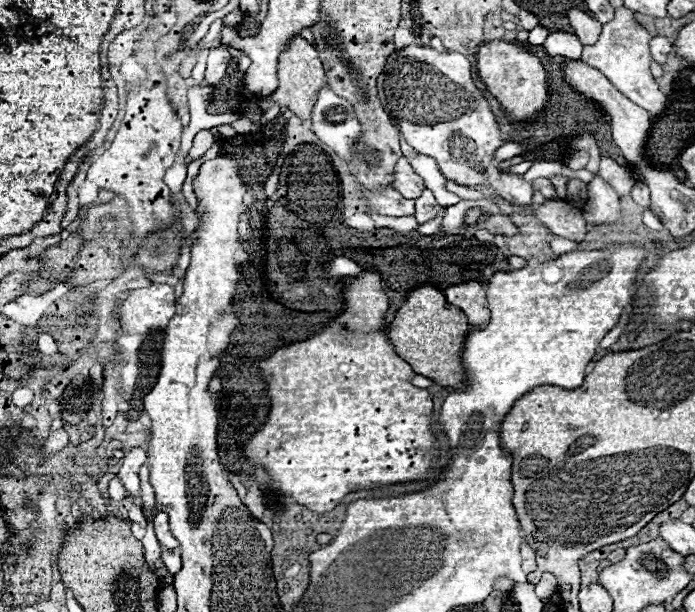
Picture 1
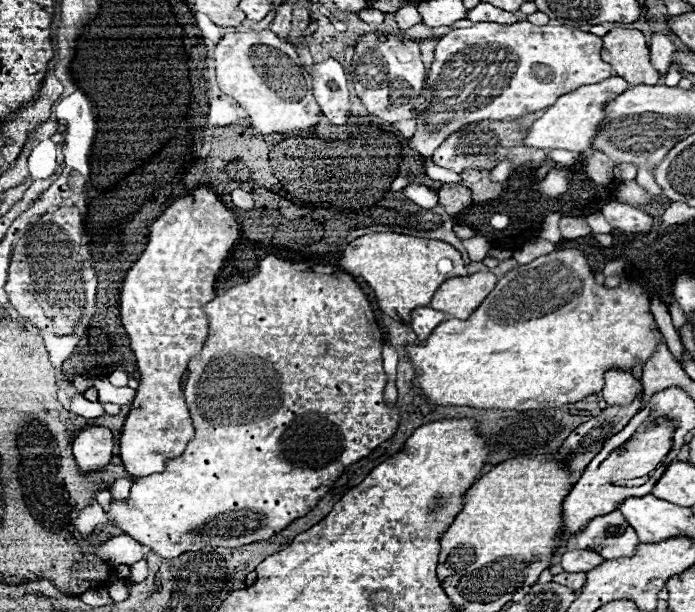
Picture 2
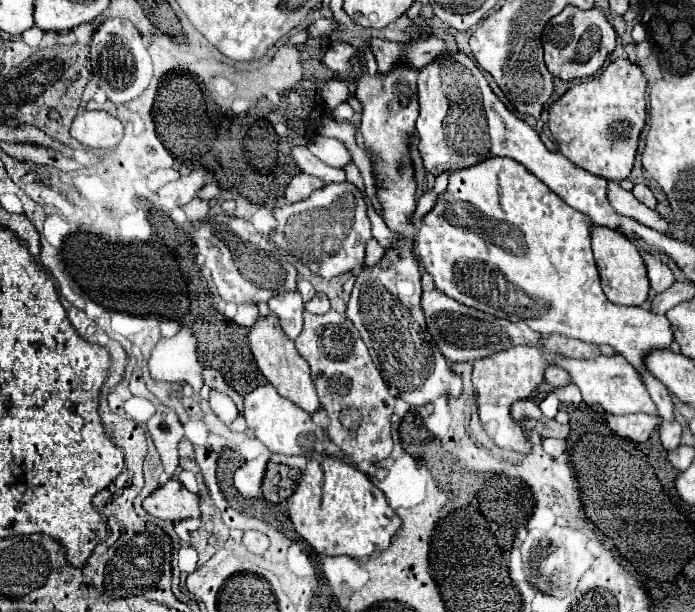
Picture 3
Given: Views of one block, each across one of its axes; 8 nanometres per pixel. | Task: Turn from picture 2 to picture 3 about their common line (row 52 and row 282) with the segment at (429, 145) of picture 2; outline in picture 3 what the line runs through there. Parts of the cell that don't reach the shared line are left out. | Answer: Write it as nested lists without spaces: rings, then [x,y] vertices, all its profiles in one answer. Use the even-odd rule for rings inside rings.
[[[498,158],[450,174],[448,188],[420,222],[416,250],[436,288],[460,304],[508,320],[522,320],[544,336],[556,332],[616,348],[642,372],[658,414],[672,422],[670,394],[642,364],[646,352],[670,348],[674,340],[670,322],[662,314],[618,306],[604,296],[590,244],[594,226],[522,164]]]

